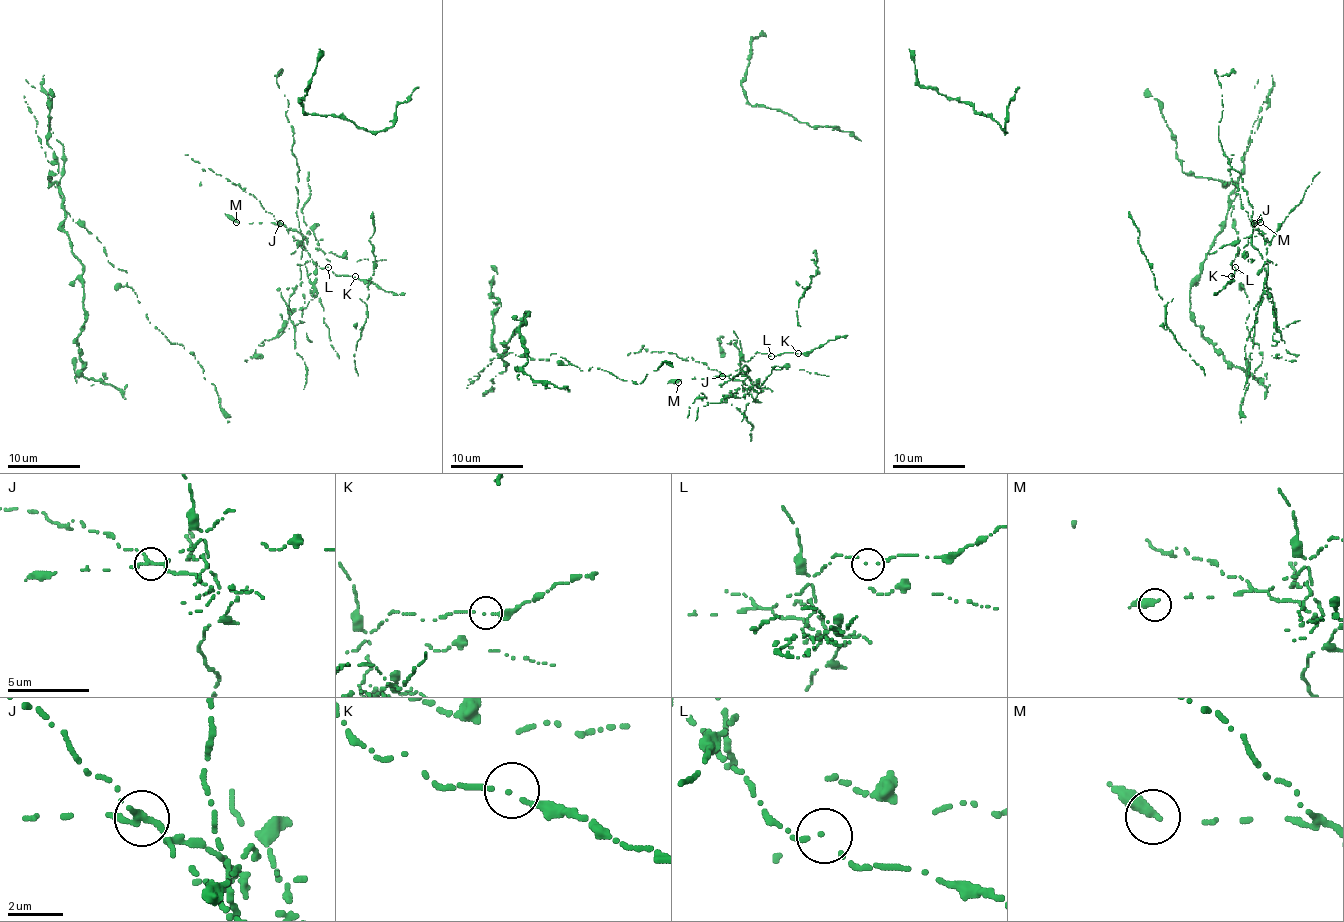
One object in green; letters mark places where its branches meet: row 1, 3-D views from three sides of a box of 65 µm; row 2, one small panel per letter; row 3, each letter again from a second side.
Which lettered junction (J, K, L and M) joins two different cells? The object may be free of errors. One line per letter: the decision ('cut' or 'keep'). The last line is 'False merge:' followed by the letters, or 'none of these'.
J: cut
K: keep
L: keep
M: keep
False merge: J

